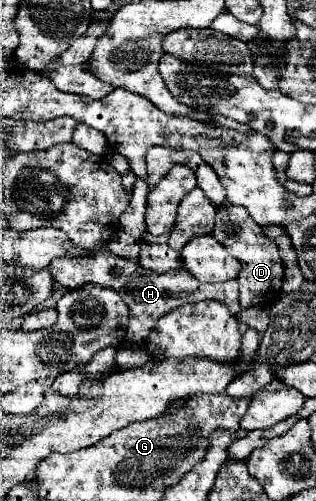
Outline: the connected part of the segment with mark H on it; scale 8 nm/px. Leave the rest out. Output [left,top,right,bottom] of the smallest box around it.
[49,252,239,342]

